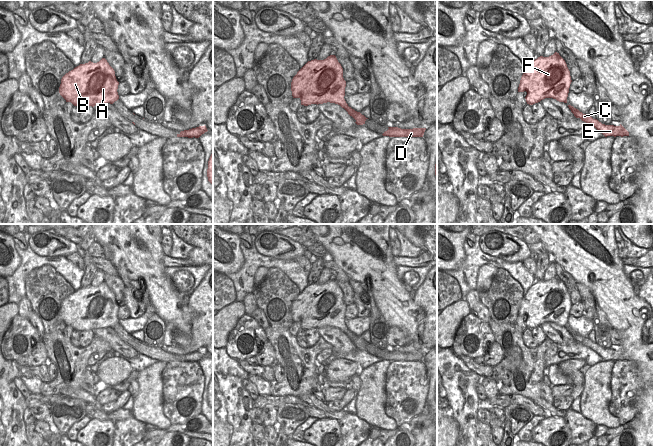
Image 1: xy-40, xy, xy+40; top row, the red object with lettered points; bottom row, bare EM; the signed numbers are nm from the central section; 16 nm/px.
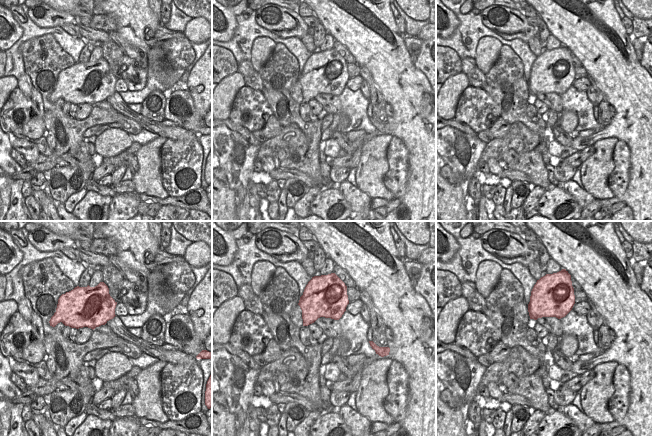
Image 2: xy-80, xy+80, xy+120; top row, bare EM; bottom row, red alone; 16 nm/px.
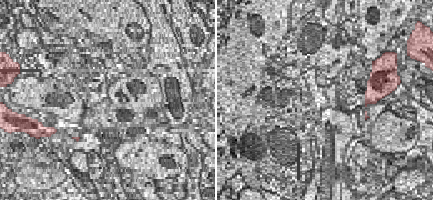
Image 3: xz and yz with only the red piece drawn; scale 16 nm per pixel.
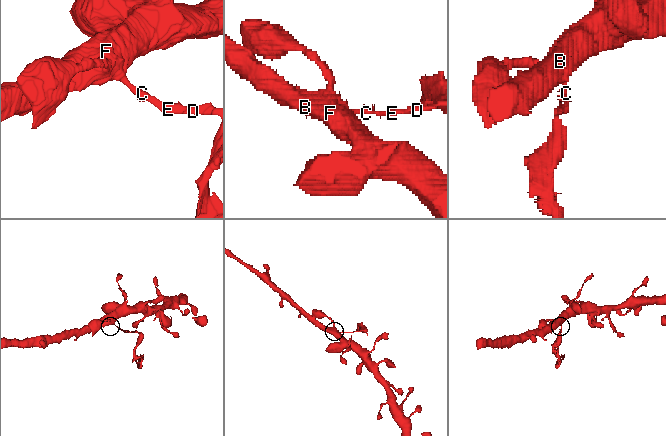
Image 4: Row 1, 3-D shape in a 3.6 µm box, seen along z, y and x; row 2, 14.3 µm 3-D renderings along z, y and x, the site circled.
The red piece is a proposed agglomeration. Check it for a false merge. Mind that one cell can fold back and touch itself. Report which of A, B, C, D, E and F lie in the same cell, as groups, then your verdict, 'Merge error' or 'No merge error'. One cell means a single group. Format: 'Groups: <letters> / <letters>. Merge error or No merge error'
Groups: A B F / C D E. Merge error

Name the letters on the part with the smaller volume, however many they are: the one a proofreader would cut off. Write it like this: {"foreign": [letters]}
{"foreign": ["C", "D", "E"]}

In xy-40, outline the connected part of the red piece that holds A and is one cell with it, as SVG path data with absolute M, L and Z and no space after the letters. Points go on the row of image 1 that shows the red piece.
M105 58L99 62L80 64L66 73L59 87L60 95L74 106L113 104L119 99L119 82Z

